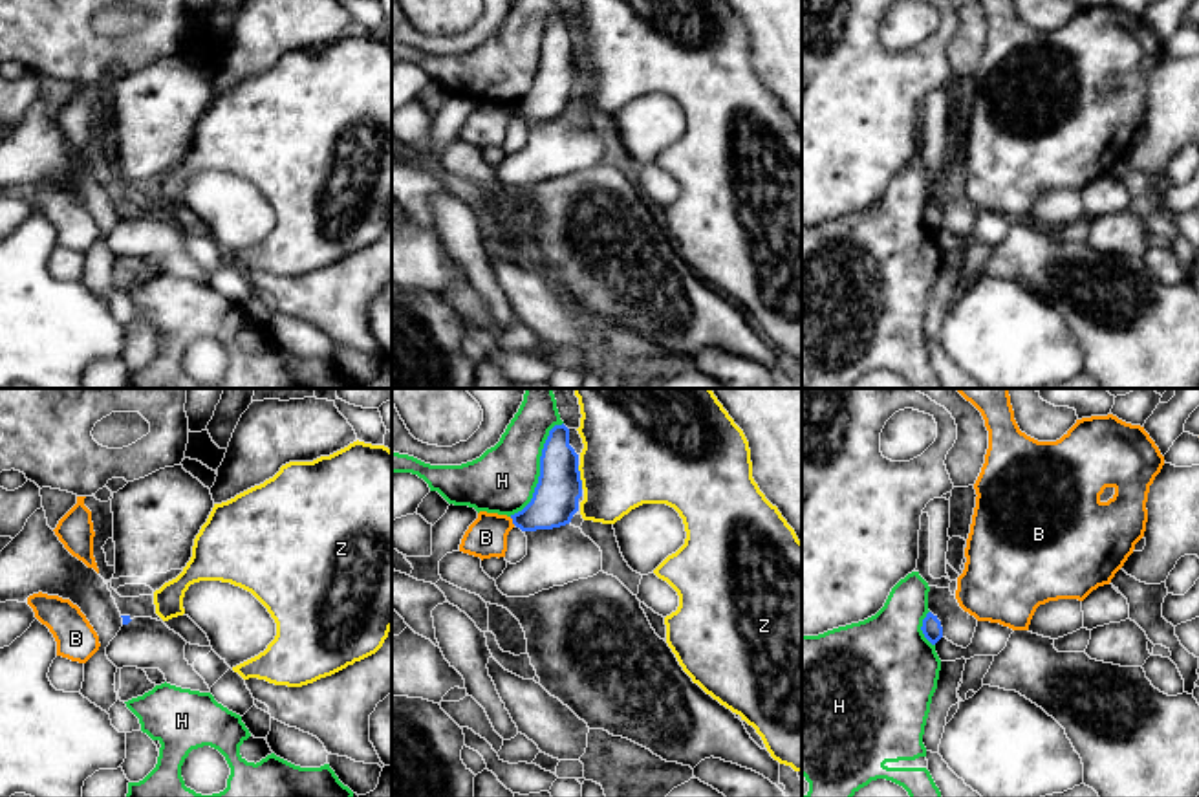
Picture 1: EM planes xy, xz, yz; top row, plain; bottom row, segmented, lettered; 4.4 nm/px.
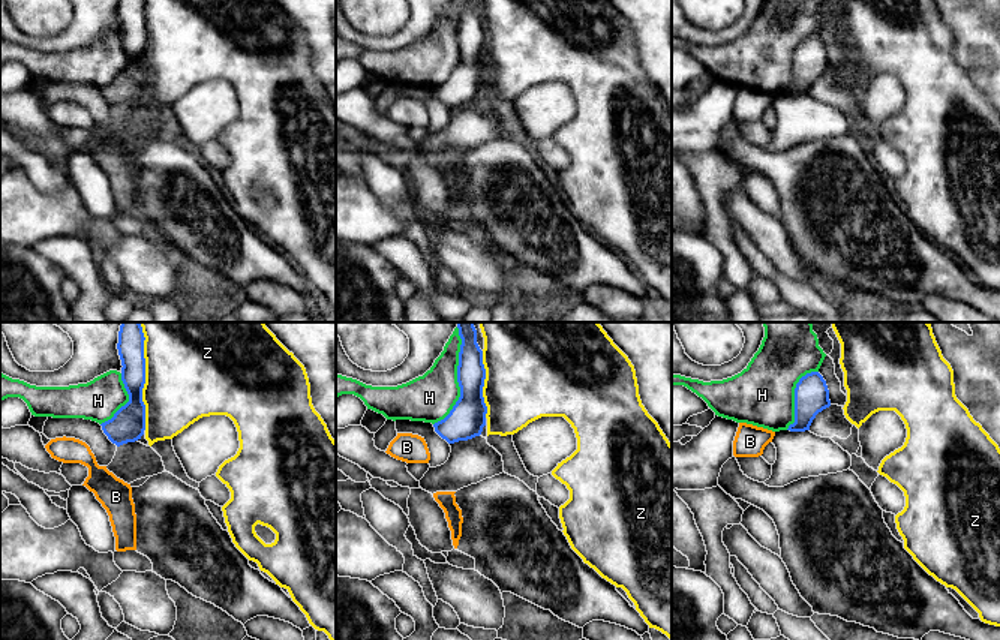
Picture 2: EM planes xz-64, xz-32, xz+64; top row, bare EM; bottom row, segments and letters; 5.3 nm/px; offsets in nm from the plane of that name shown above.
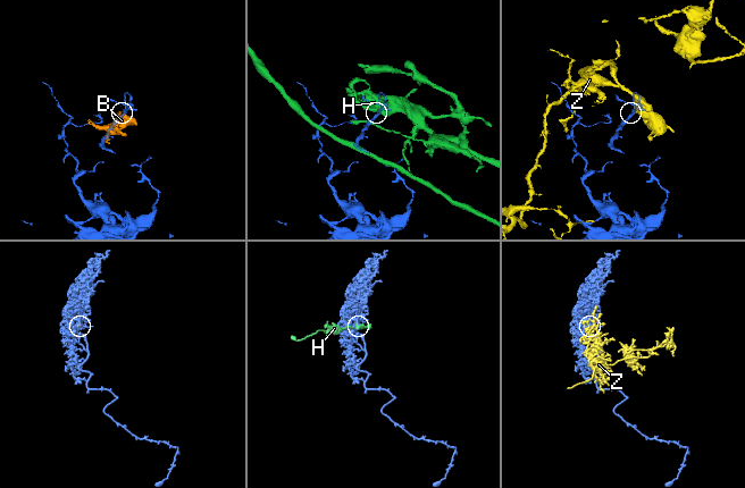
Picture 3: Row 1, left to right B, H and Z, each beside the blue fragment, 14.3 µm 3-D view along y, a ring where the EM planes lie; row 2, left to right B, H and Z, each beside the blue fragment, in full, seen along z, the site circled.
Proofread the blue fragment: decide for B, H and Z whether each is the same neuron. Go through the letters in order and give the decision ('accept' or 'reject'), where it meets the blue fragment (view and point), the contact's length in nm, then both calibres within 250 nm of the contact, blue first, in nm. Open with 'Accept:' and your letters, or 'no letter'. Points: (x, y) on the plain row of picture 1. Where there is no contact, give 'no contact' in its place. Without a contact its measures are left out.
Accept: no letter
B: reject; meets blue in xz at (513, 110); contact 50 nm long; 200 nm thick on the blue side, 180 nm on the other
H: reject; meets blue in xz at (540, 59); contact 480 nm long; 200 nm thick on the blue side, 300 nm on the other
Z: reject; meets blue in xz at (579, 66); contact 110 nm long; 200 nm thick on the blue side, 420 nm on the other

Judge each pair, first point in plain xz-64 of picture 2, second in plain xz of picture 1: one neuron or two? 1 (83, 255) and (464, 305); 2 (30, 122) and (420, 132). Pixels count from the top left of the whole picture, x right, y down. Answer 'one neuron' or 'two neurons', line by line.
1: one neuron
2: one neuron

